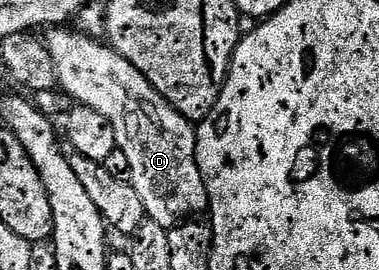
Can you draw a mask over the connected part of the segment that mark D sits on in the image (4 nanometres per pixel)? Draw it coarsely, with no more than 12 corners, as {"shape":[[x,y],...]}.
{"shape":[[43,40],[61,91],[112,123],[147,219],[205,213],[196,128],[119,52]]}

